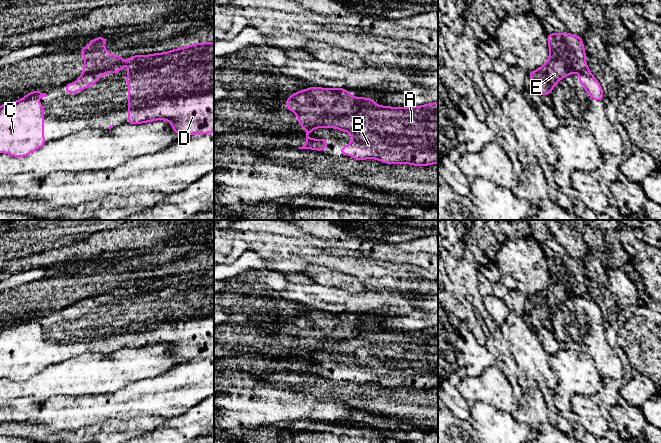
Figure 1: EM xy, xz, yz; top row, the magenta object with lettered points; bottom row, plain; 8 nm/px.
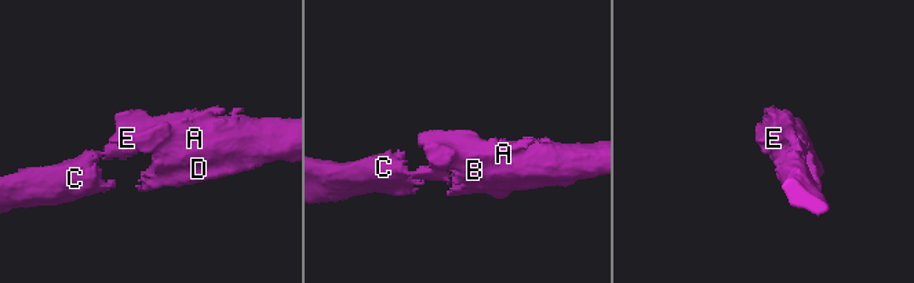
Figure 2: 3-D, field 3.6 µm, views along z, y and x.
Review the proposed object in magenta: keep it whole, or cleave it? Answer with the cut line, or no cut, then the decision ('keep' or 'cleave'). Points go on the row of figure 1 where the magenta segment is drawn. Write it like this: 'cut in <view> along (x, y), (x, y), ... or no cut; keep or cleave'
no cut; keep

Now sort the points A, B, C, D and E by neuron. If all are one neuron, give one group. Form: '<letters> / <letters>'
A B C D E

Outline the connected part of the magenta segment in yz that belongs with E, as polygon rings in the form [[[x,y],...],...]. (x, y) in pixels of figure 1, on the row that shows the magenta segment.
[[[558,32],[547,35],[549,59],[540,68],[528,73],[537,86],[540,96],[549,95],[556,84],[571,73],[580,73],[578,81],[585,87],[585,92],[594,101],[603,101],[600,83],[589,71],[585,62],[586,51],[580,36]]]

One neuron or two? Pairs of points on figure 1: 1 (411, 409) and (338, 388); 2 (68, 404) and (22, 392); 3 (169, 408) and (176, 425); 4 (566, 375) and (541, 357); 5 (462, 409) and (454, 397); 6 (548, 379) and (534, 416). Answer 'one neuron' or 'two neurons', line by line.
1: one neuron
2: two neurons
3: two neurons
4: two neurons
5: one neuron
6: two neurons

